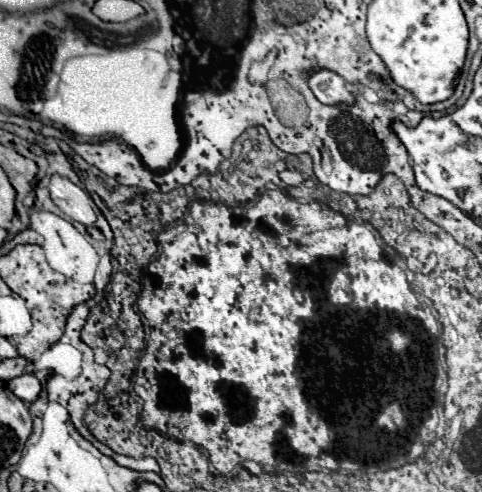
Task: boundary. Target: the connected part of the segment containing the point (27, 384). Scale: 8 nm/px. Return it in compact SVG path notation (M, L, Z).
M21 374L21 376L17 376L17 380L11 380L7 386L17 398L21 398L23 402L29 402L29 404L35 402L41 392L41 382L33 374Z

